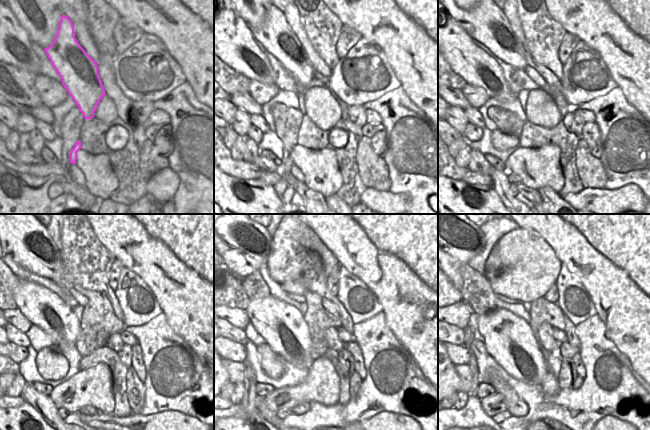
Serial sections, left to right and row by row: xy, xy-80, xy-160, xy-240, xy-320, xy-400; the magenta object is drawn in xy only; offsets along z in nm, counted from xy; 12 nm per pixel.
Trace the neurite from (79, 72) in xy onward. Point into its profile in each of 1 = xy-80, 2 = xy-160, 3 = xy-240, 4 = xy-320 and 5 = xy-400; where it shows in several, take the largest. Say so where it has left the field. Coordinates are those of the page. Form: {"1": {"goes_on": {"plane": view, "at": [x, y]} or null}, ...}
{"1": {"goes_on": {"plane": "xy-80", "at": [275, 34]}}, "2": {"goes_on": {"plane": "xy-160", "at": [486, 23]}}, "3": {"goes_on": {"plane": "xy-240", "at": [22, 236]}}, "4": {"goes_on": {"plane": "xy-320", "at": [244, 245]}}, "5": {"goes_on": {"plane": "xy-400", "at": [458, 239]}}}

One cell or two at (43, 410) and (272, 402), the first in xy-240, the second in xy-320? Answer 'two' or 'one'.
two

